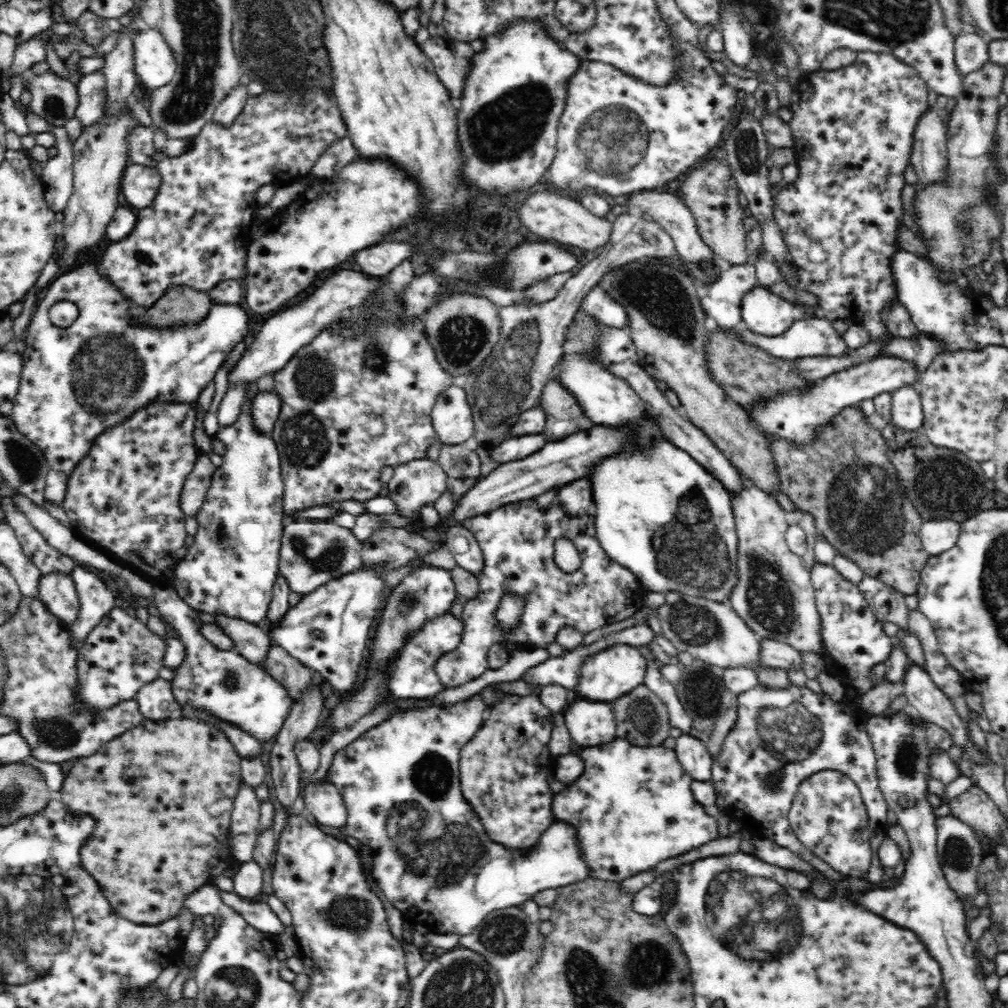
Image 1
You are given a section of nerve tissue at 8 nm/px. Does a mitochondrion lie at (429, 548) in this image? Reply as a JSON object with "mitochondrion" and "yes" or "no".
{"mitochondrion":"no"}

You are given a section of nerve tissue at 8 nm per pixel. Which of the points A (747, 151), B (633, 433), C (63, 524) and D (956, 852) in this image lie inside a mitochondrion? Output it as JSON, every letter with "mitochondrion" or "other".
{"A":"mitochondrion","B":"other","C":"other","D":"mitochondrion"}

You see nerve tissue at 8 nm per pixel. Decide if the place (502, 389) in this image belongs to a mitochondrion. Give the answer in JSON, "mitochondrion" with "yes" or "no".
{"mitochondrion":"yes"}

